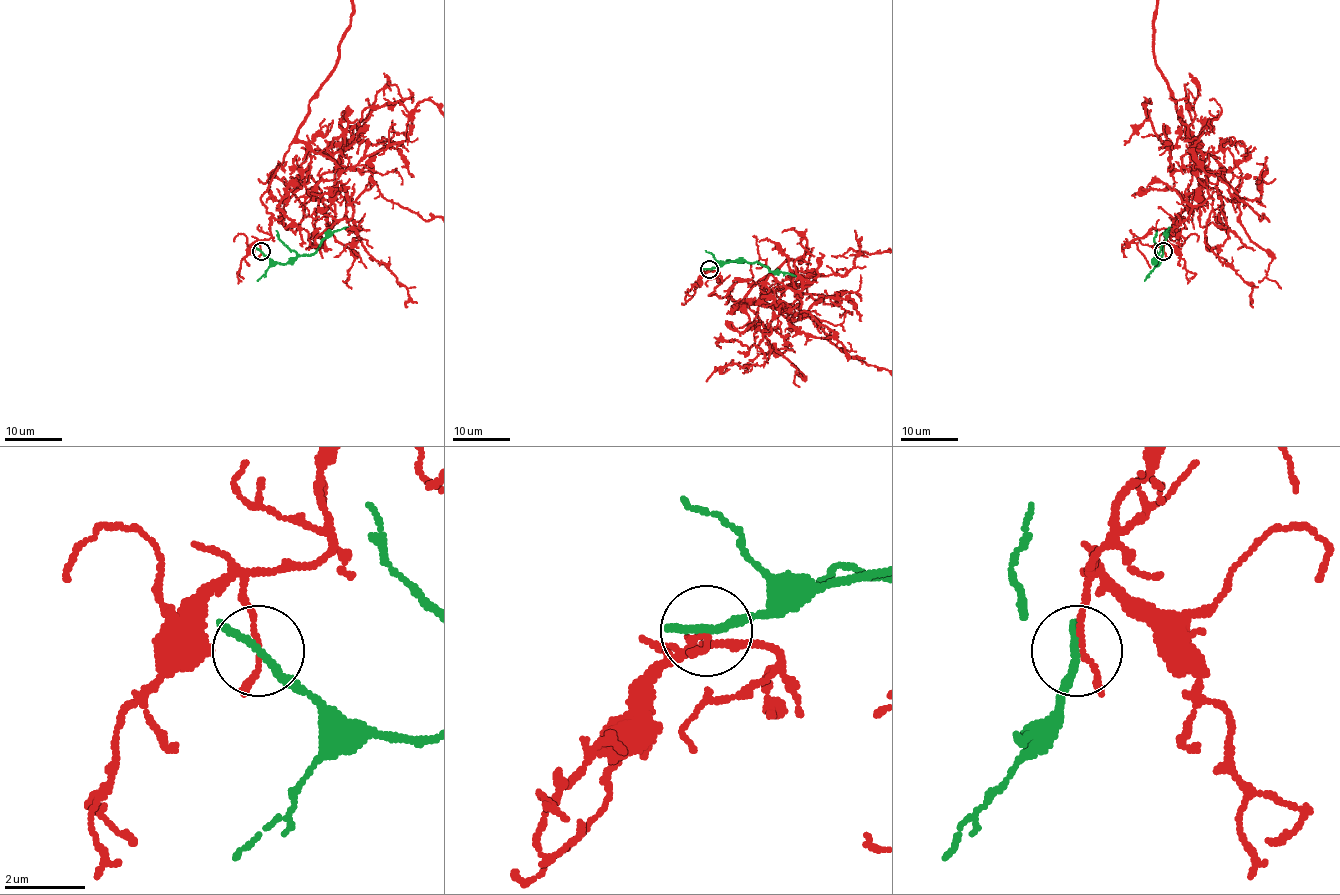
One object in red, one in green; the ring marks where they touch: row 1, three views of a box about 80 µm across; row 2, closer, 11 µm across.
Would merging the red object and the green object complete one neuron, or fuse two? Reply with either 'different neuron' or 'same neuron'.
different neuron

